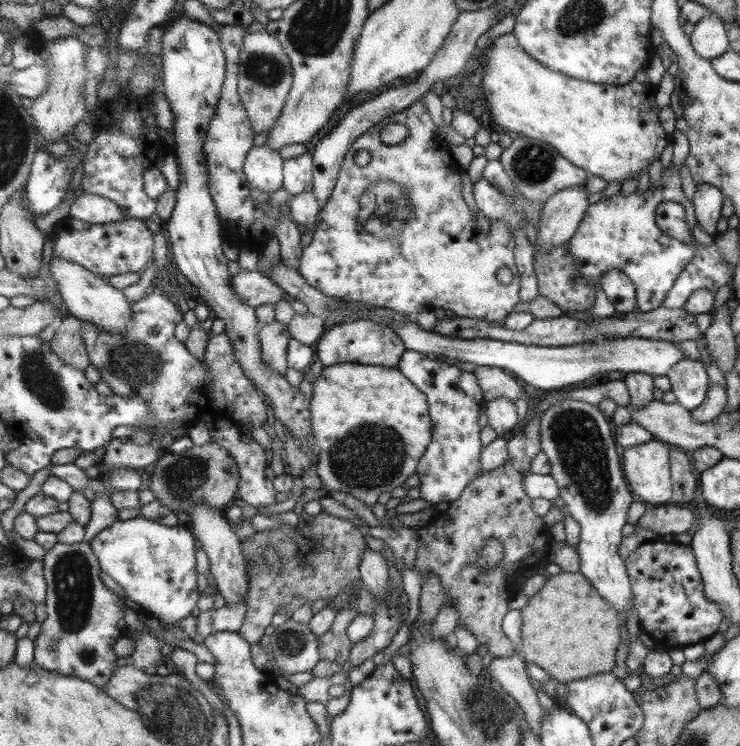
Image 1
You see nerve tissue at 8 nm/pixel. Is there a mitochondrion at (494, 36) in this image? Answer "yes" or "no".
no

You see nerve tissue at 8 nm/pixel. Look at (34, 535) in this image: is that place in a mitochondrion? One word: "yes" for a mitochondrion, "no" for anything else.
no

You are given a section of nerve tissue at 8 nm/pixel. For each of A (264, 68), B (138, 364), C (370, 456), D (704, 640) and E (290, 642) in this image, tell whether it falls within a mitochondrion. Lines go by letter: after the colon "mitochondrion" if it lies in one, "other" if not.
A: mitochondrion
B: mitochondrion
C: mitochondrion
D: other
E: mitochondrion

